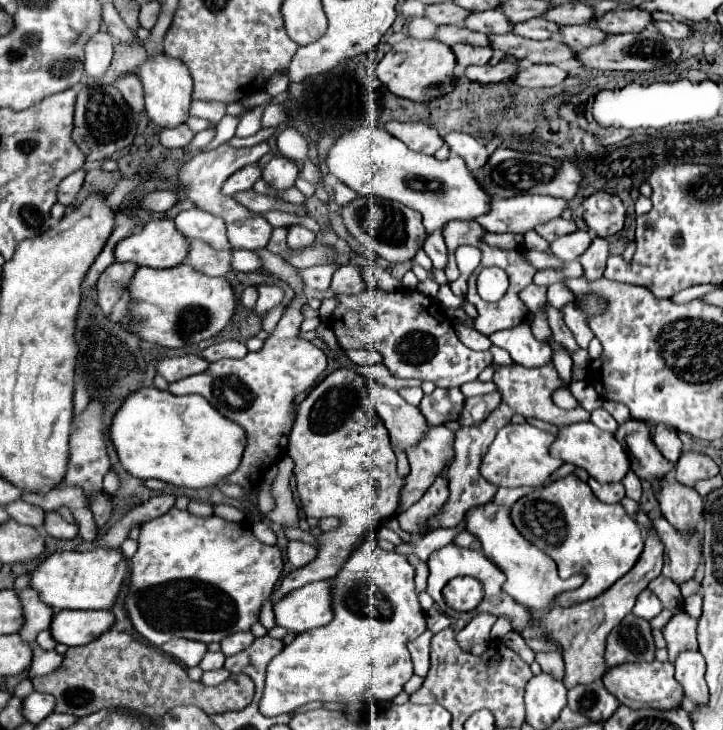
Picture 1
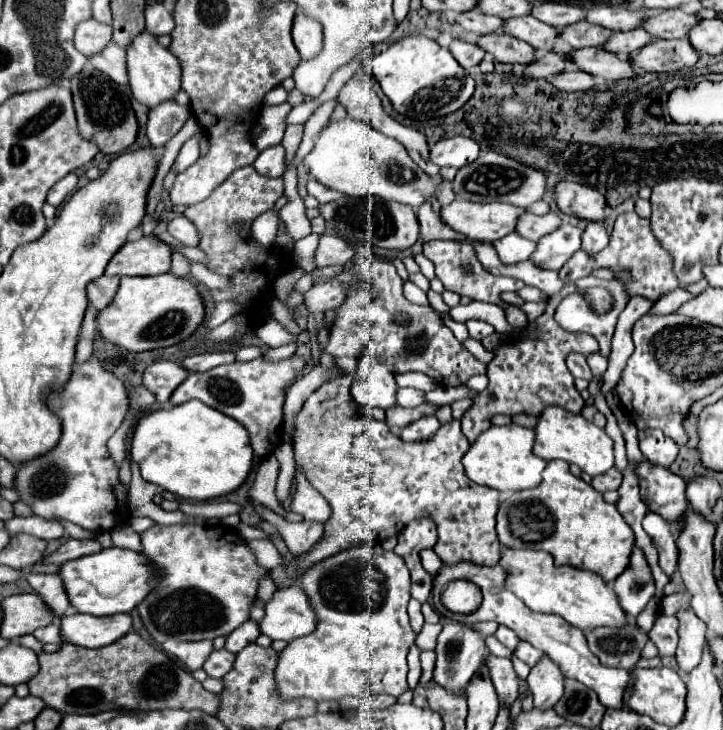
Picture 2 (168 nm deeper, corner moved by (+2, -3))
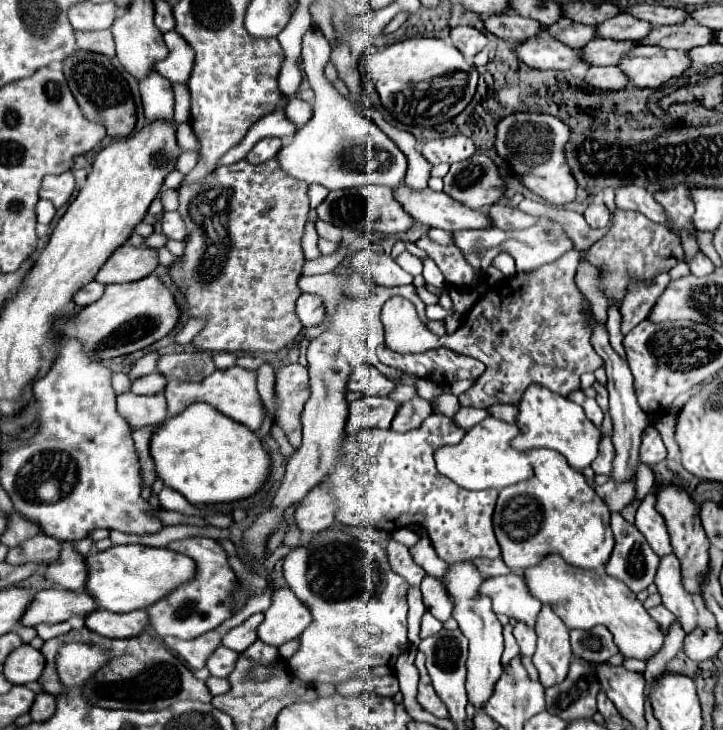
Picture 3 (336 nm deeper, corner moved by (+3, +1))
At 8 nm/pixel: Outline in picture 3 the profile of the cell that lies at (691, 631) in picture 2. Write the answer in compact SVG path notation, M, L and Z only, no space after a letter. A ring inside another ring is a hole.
M674 553L660 559L654 583L662 595L664 607L674 613L684 633L688 635L688 631L694 631L694 625L698 625L698 611L694 607L692 595L682 587L682 571Z

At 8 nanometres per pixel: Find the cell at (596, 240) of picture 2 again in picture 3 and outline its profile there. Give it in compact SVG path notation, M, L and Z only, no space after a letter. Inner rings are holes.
M590 203L588 209L584 211L584 219L592 229L600 229L608 225L608 209L602 203Z

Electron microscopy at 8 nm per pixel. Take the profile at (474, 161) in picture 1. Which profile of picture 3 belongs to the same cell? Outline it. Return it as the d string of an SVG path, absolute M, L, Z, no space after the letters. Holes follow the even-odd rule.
M452 135L446 139L438 139L438 141L428 141L422 149L422 155L432 163L432 165L440 165L440 163L456 163L456 161L464 161L468 157L472 157L476 151L476 145L470 137L466 135Z

